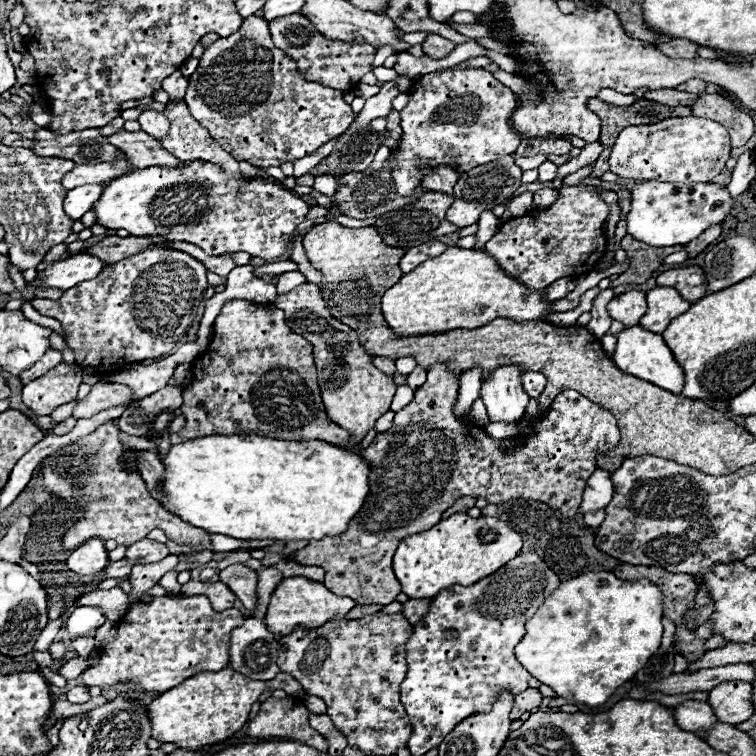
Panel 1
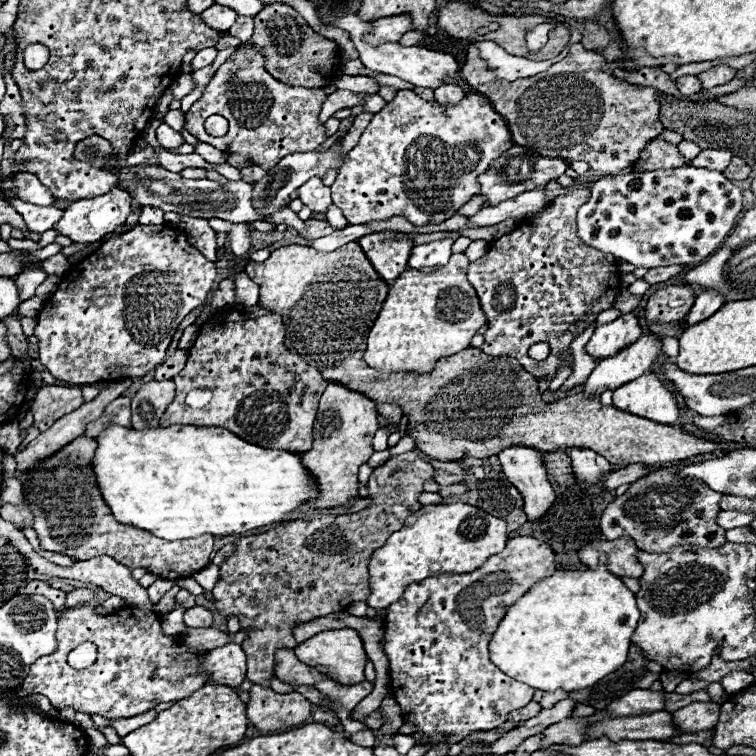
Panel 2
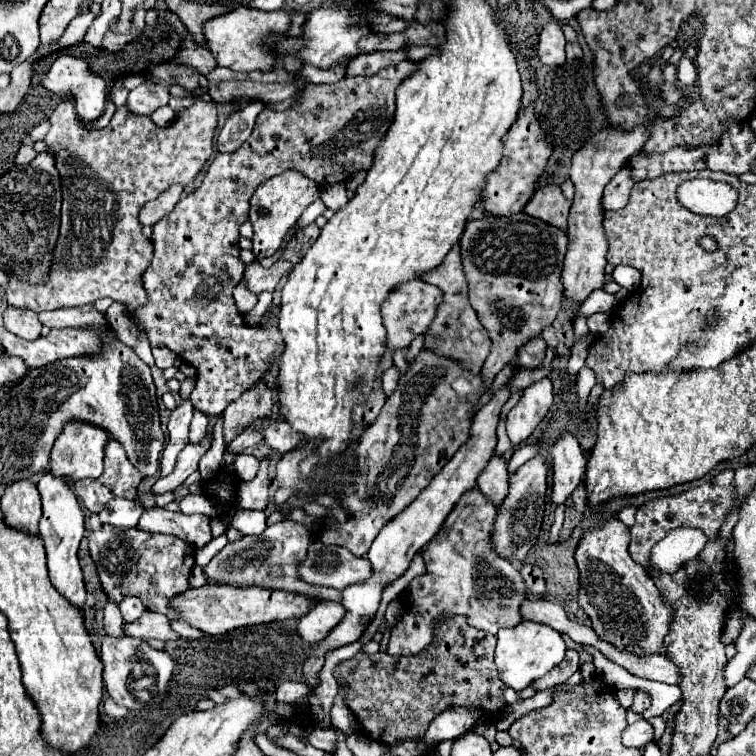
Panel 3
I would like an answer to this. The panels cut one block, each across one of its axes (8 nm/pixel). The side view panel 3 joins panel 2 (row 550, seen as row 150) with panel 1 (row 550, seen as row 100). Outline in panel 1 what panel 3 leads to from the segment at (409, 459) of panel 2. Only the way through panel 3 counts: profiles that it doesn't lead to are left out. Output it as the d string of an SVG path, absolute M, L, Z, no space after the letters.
M434 364L428 372L428 380L414 392L414 400L396 412L394 426L378 434L372 444L362 452L370 462L370 492L348 532L342 536L328 536L326 540L310 540L306 548L294 552L294 562L304 566L320 566L326 570L326 588L338 596L348 596L356 604L390 604L400 594L400 584L392 570L392 556L404 536L424 532L442 520L446 508L450 508L460 496L484 498L490 504L506 502L510 498L528 498L544 502L564 516L572 518L578 512L586 480L596 470L596 456L608 452L620 440L616 418L602 406L590 402L576 390L566 390L556 396L552 410L538 424L536 432L512 454L500 450L500 440L490 438L484 430L466 424L454 416L454 402L458 396L458 376L454 376L446 364Z

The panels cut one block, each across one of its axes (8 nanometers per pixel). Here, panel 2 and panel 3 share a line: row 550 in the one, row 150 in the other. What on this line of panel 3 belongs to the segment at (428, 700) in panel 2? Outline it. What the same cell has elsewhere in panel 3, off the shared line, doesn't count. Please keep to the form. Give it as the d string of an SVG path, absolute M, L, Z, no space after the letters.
M528 106L526 110L520 108L518 122L514 124L514 128L510 128L504 134L502 146L504 146L502 162L500 166L496 166L496 170L488 174L486 188L482 188L482 194L480 194L486 214L494 214L494 216L510 216L524 210L526 202L532 198L536 190L536 180L542 176L546 162L552 154L552 144L546 140L546 134L532 106Z

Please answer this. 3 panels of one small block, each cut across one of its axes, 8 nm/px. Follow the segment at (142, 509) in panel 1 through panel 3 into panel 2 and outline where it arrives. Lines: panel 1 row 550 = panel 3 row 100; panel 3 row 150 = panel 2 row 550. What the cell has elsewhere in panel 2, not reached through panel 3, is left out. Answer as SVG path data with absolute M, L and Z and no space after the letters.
M80 436L48 460L44 460L38 468L28 472L26 494L28 500L32 500L34 530L42 548L72 556L76 560L112 556L118 564L128 566L130 570L144 568L152 574L176 572L178 576L174 578L186 578L206 568L212 554L212 536L166 542L162 538L150 536L150 532L142 532L134 526L122 526L114 520L96 486L96 478L92 472L94 450L96 442L92 438Z

